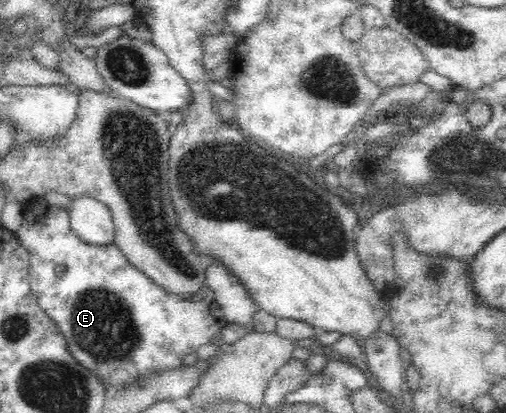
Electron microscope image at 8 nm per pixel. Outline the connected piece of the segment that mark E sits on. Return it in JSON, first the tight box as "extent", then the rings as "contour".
{"extent":[16,196,228,390],"contour":[[[44,196],[29,199],[22,207],[23,221],[21,227],[16,231],[16,235],[28,251],[27,275],[31,295],[37,298],[39,308],[42,308],[59,327],[61,334],[63,334],[67,341],[67,346],[71,354],[74,355],[74,359],[78,359],[78,362],[82,363],[85,367],[93,368],[95,372],[99,372],[99,376],[103,376],[103,380],[106,381],[108,389],[112,387],[114,390],[119,390],[124,384],[129,384],[132,380],[151,372],[152,369],[155,369],[155,372],[159,372],[160,369],[163,368],[175,368],[176,364],[183,363],[184,356],[196,354],[200,346],[212,344],[211,342],[215,337],[219,334],[221,336],[221,331],[228,322],[224,319],[221,308],[219,308],[219,305],[215,302],[211,288],[203,288],[198,293],[198,298],[195,298],[193,303],[188,303],[187,298],[181,298],[179,295],[167,293],[163,287],[156,284],[144,271],[141,271],[127,259],[127,256],[116,243],[95,244],[83,241],[70,226],[69,212],[63,207],[49,204]]]}

